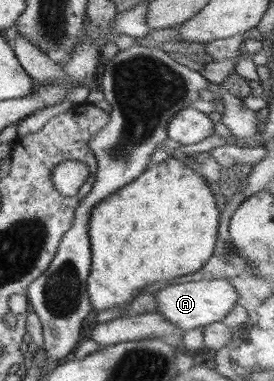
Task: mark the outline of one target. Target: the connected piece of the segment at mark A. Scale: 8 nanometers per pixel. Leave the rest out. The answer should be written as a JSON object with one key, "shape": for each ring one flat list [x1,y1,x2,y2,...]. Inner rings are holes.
{"shape":[[226,278,170,284,159,291,156,290,154,295,157,302,156,311,165,320,173,322,184,331,220,322,240,300,236,289]]}

